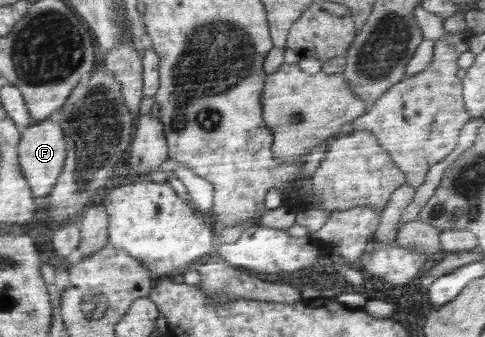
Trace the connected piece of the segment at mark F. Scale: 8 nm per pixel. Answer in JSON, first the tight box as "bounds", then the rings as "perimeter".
{"bounds":[19,118,69,197],"perimeter":[[[52,118],[36,122],[23,132],[19,147],[21,164],[36,197],[49,197],[58,185],[61,175],[65,172],[66,160],[69,159],[69,139],[65,128]]]}

